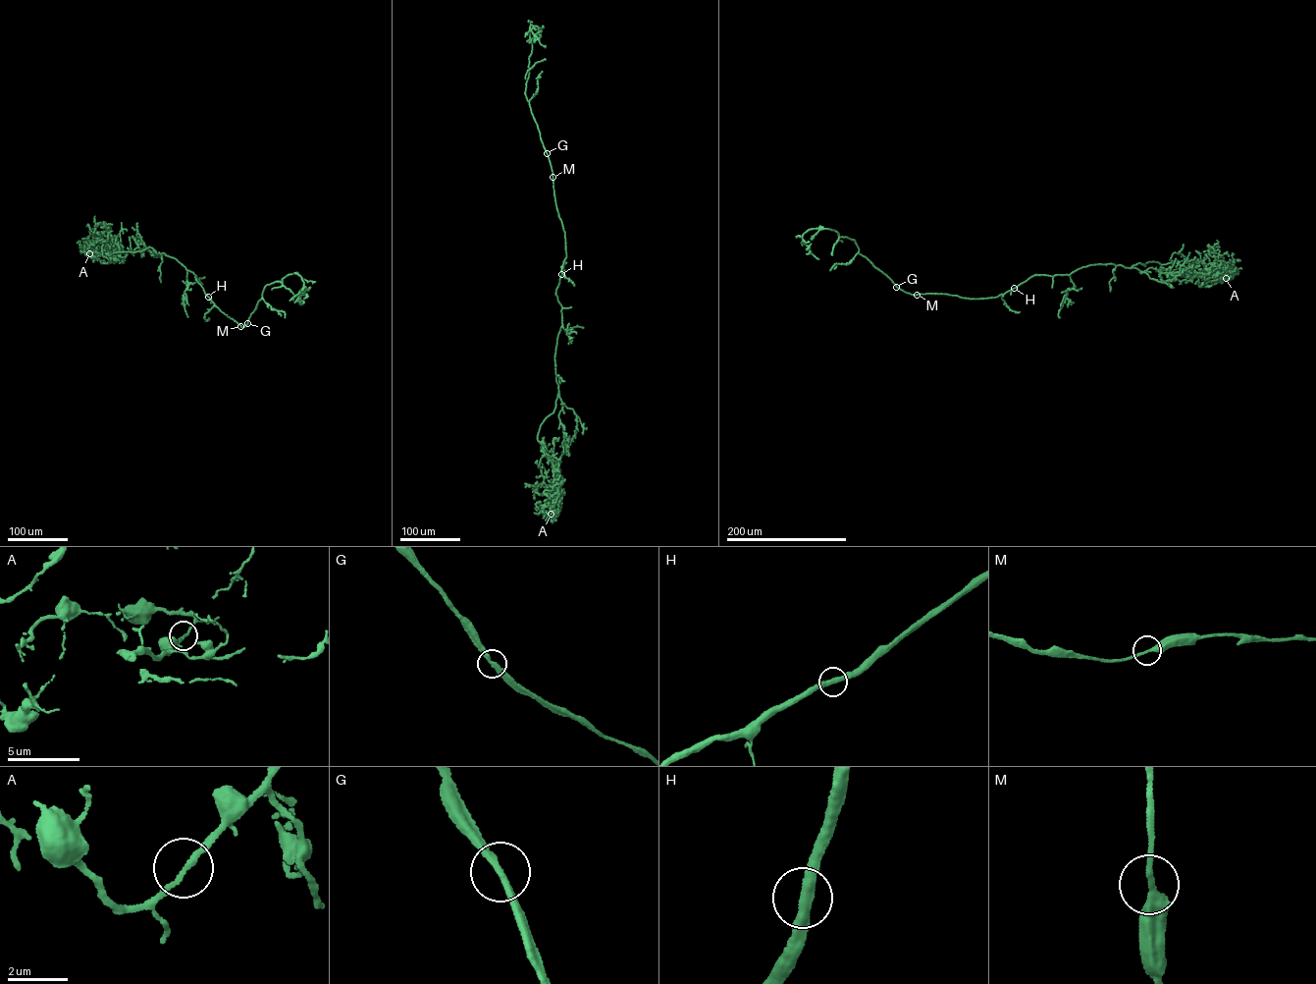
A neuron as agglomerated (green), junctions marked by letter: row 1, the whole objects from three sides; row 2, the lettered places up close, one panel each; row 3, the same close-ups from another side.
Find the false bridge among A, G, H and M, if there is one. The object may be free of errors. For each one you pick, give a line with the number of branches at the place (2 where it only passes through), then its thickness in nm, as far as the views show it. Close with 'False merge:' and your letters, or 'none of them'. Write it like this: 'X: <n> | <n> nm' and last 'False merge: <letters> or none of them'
False merge: none of them

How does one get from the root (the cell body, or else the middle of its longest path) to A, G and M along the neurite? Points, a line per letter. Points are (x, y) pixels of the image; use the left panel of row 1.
A: (208, 297), (192, 272), (149, 246), (140, 251), (114, 252), (114, 258), (104, 252), (89, 253)
G: (208, 297), (241, 327), (247, 323)
M: (208, 297), (240, 326)

